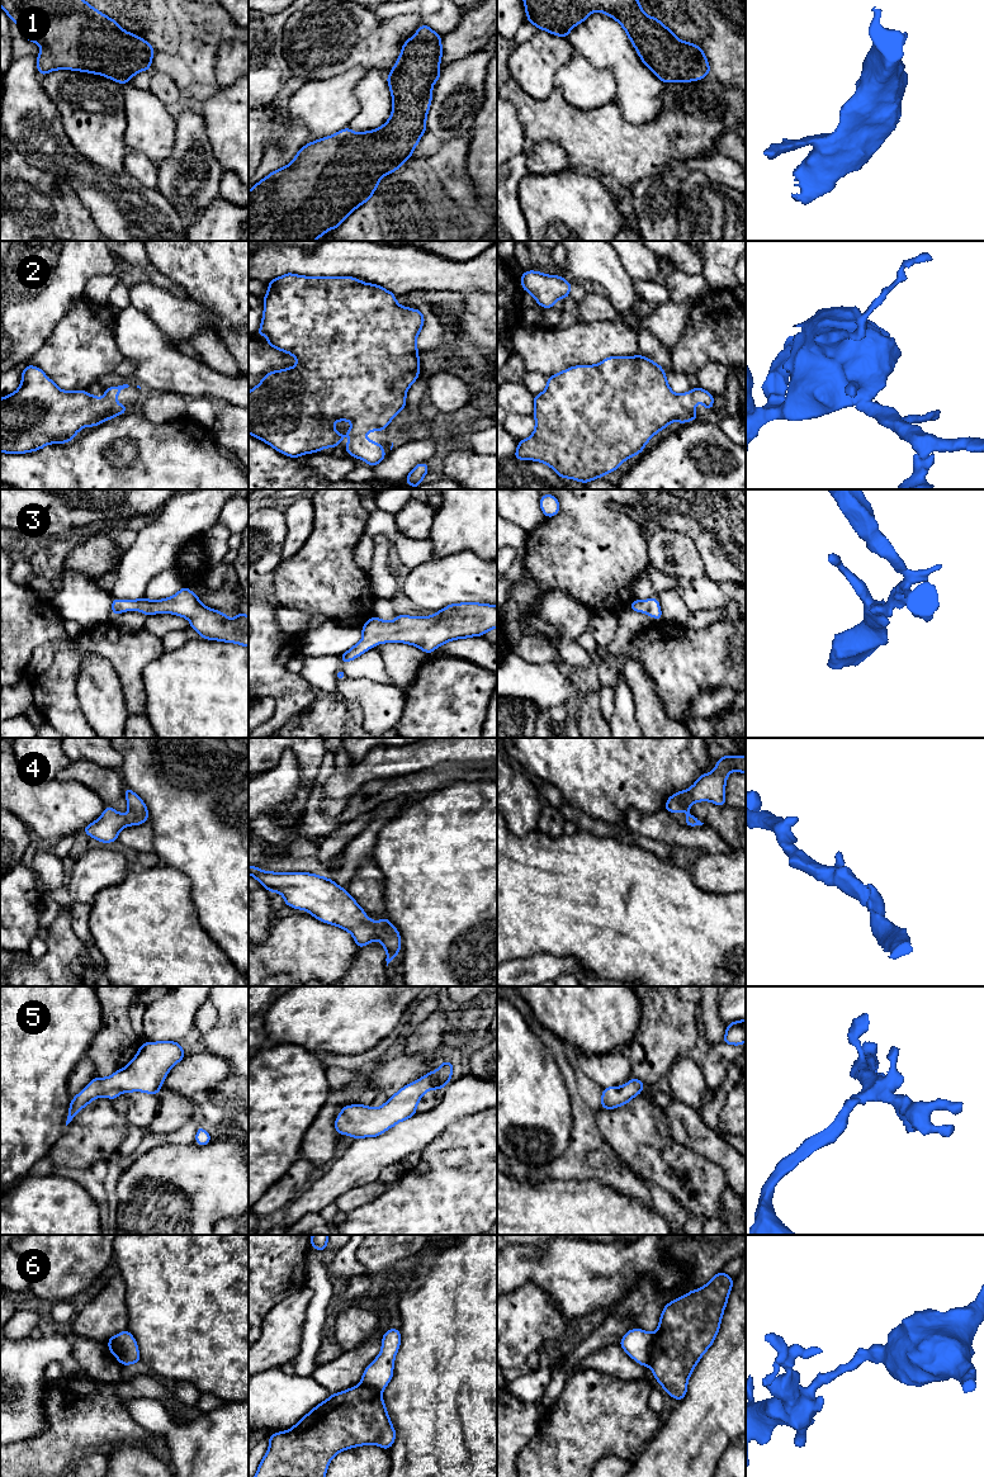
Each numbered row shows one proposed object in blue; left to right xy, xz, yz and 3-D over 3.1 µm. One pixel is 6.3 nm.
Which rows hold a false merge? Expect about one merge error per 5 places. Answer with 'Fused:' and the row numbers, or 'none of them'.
Fused: 6

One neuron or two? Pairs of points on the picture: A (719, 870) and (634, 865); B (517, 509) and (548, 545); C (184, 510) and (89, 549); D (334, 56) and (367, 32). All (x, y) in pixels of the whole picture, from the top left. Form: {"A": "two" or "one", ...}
{"A": "two", "B": "two", "C": "two", "D": "one"}

